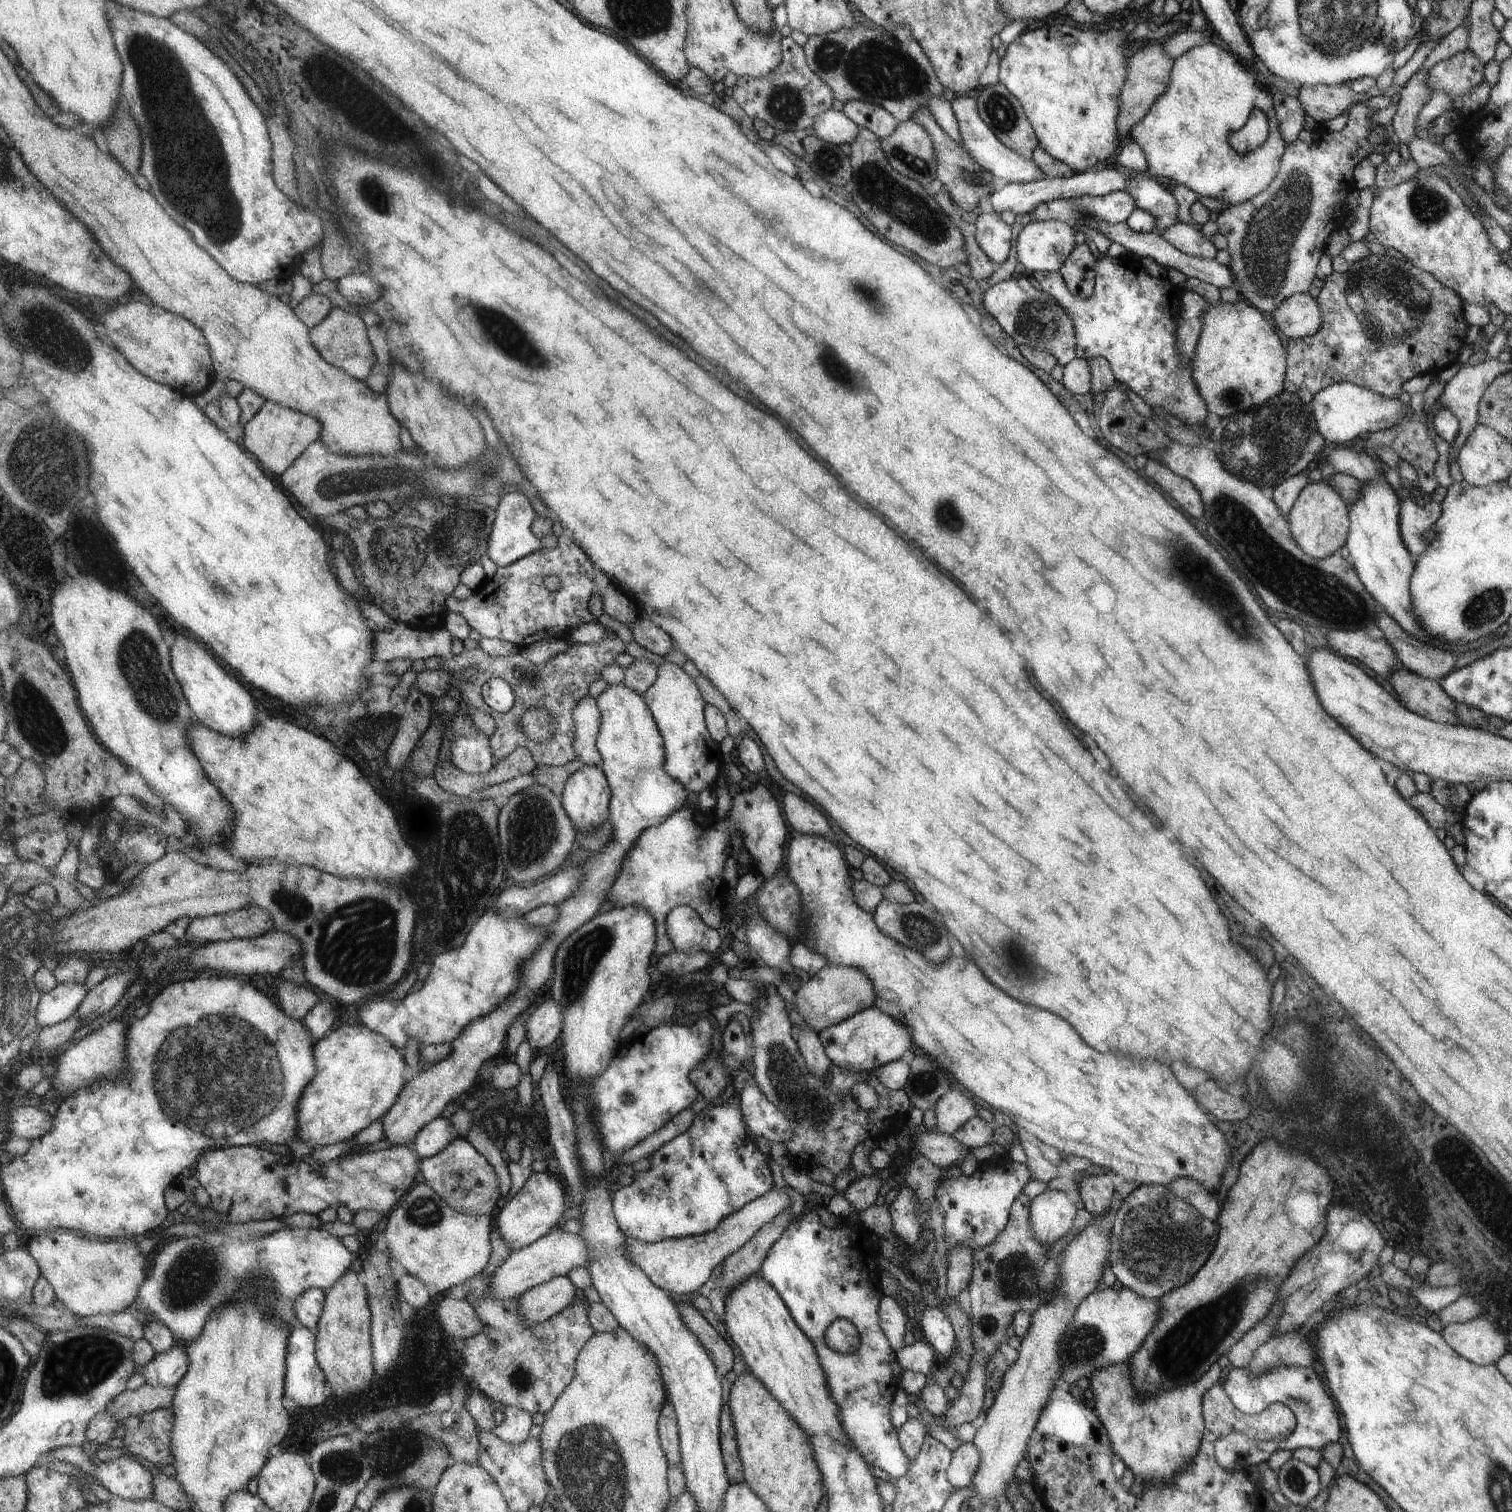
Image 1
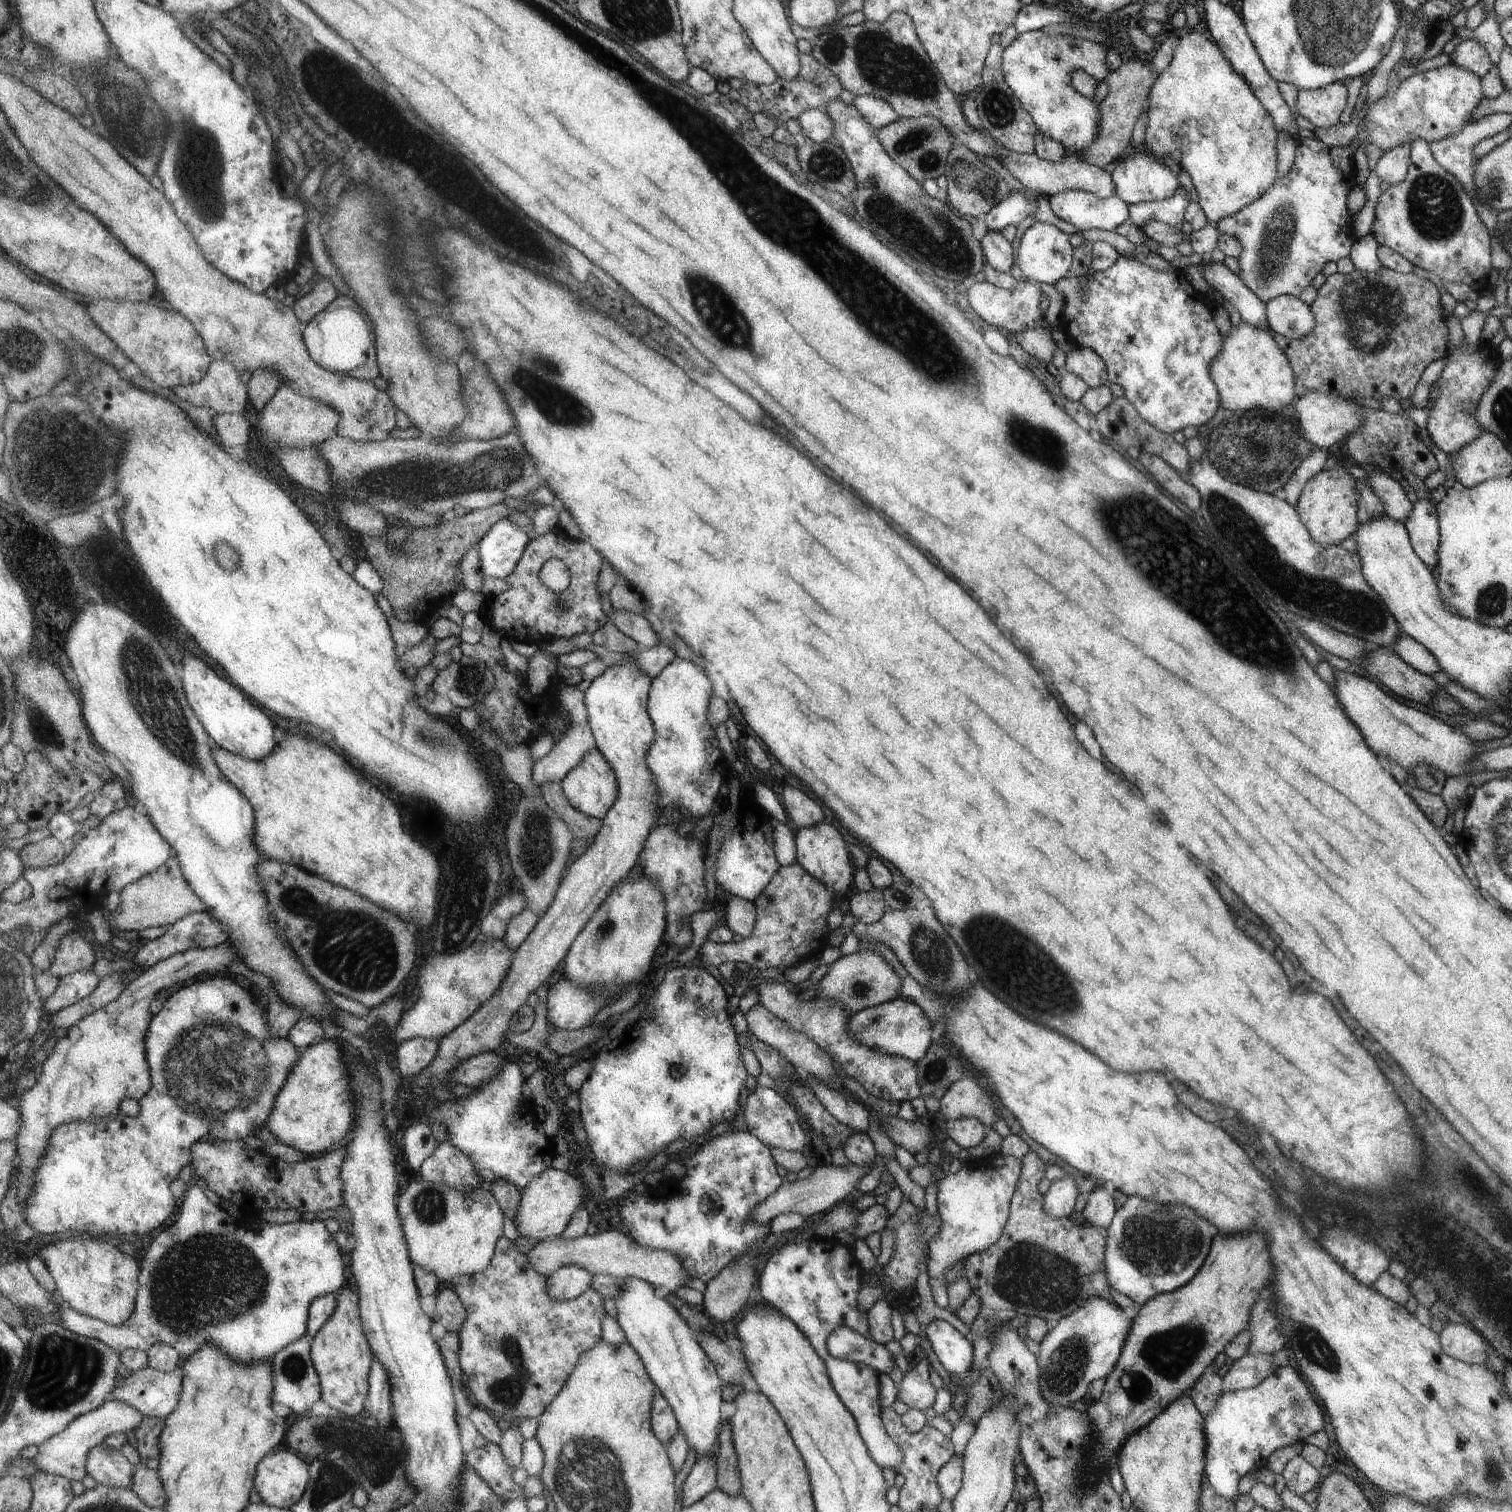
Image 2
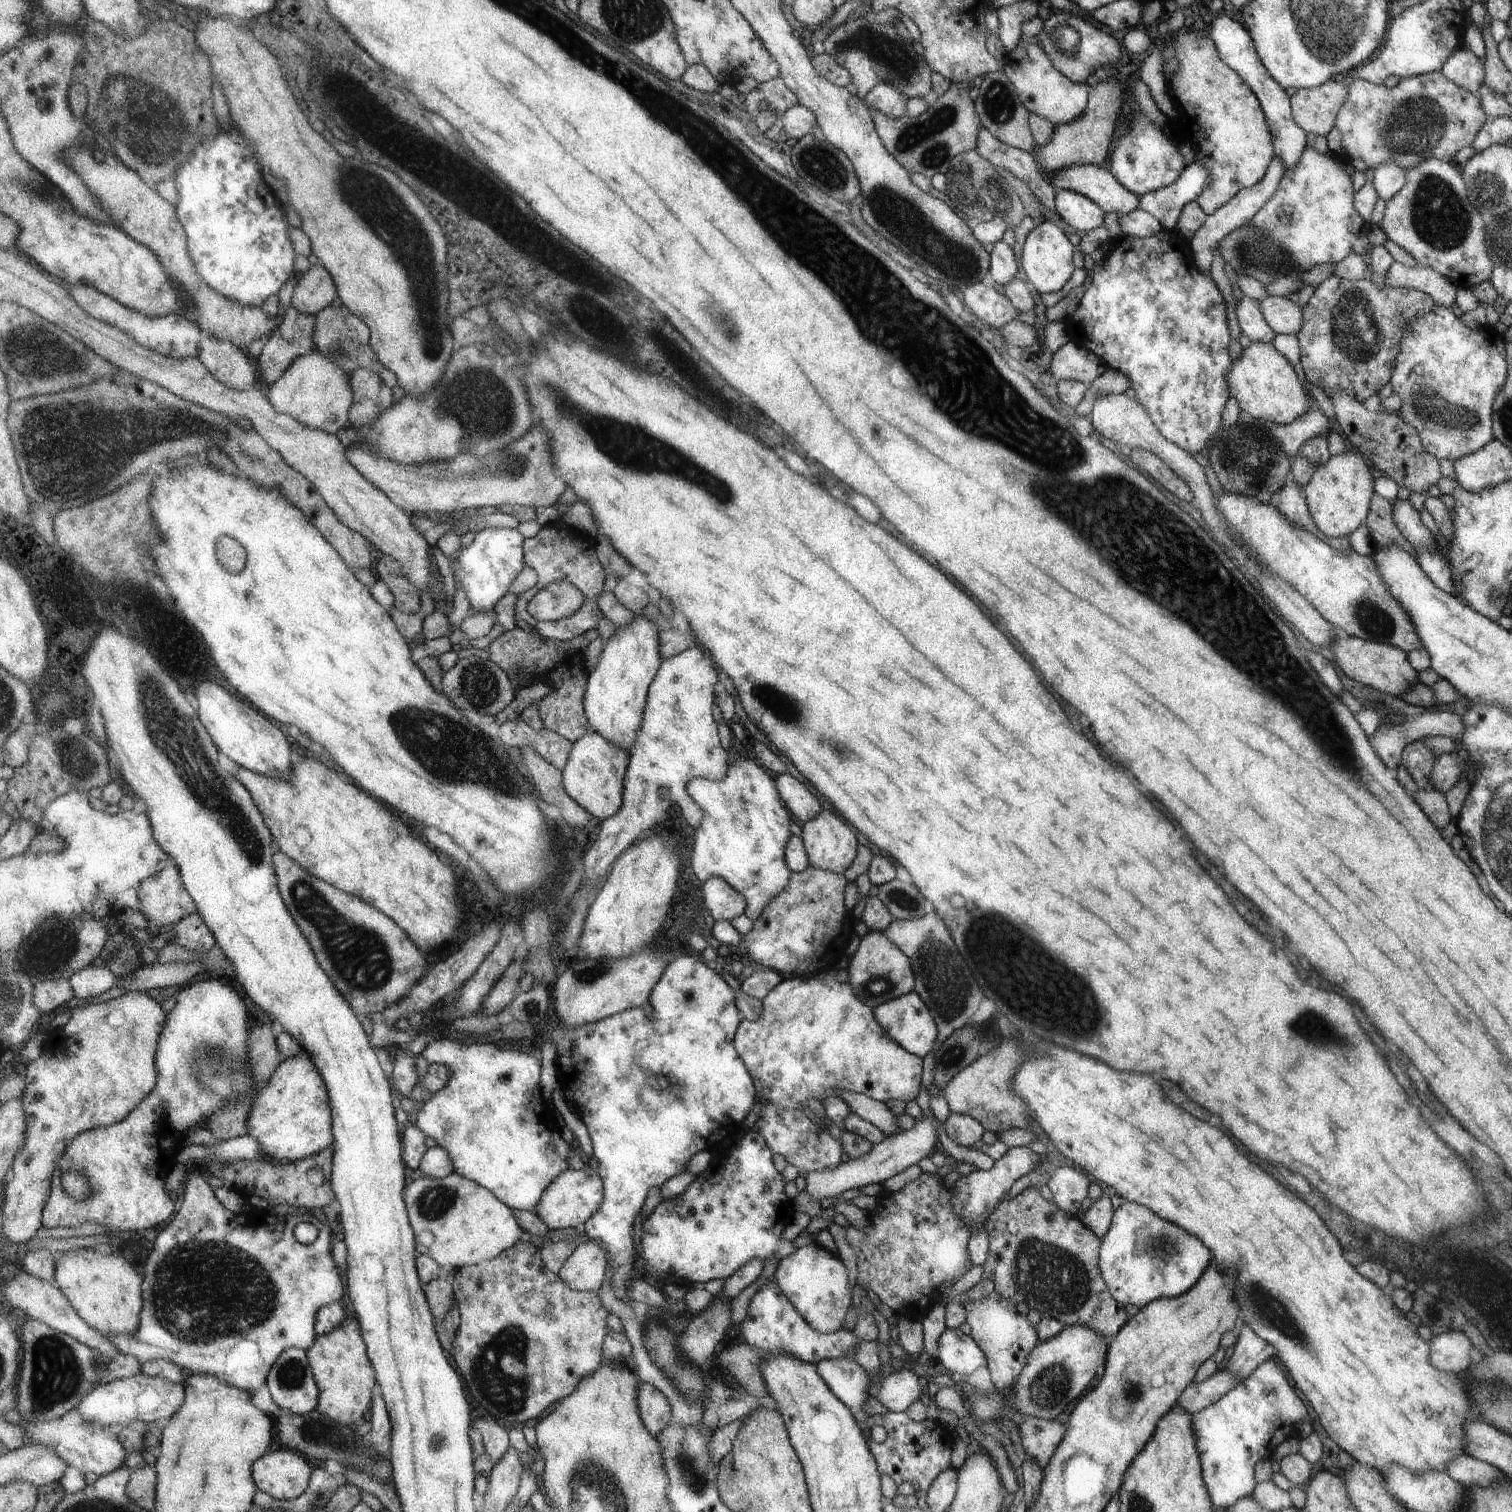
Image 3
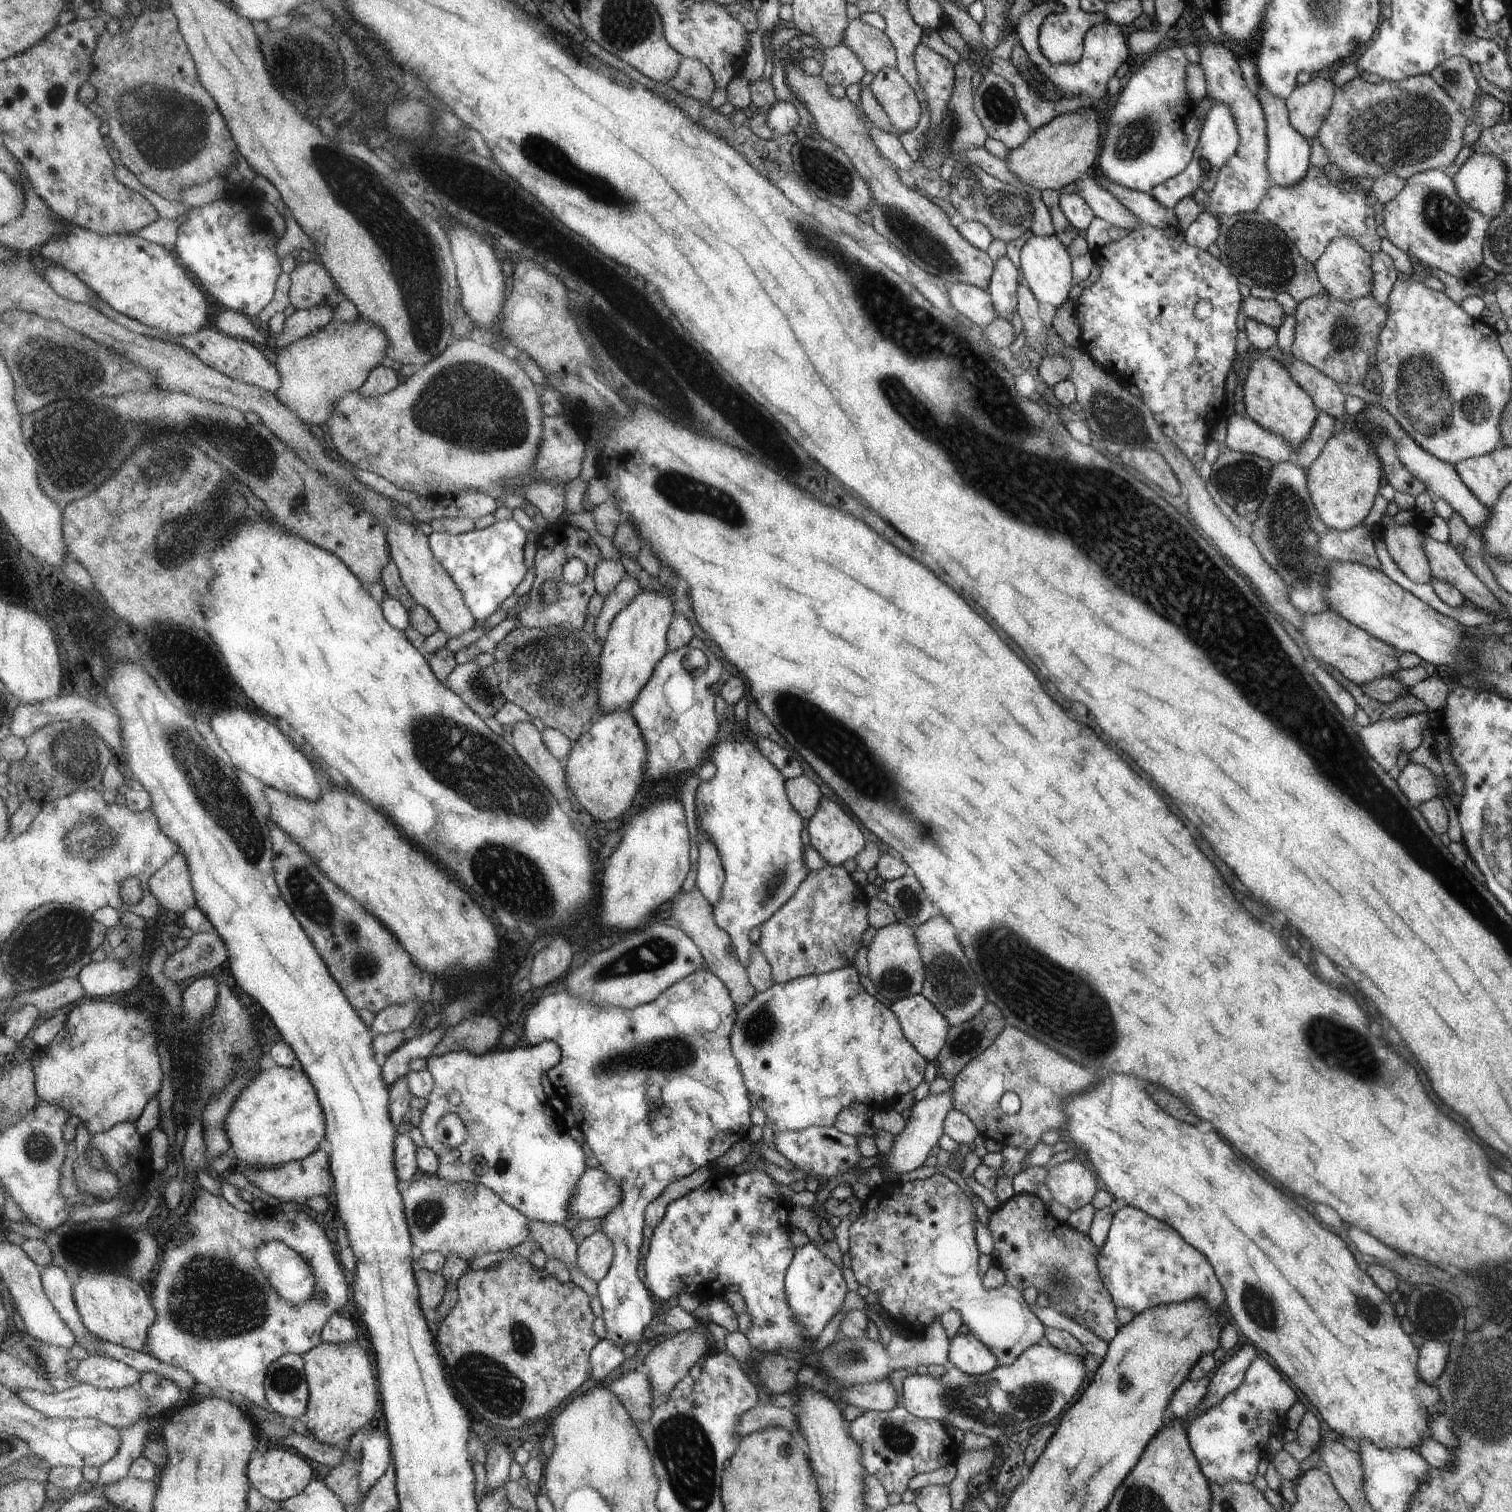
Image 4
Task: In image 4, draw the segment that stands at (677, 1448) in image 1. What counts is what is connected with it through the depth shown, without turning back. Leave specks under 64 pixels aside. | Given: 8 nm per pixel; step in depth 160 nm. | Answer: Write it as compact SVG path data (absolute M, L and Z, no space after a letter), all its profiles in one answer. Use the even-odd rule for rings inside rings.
M629 1371L623 1375L616 1373L609 1381L609 1388L619 1395L623 1404L627 1407L630 1415L634 1418L636 1422L646 1423L654 1413L651 1410L651 1404L653 1404L654 1388L650 1382L650 1378L637 1371Z

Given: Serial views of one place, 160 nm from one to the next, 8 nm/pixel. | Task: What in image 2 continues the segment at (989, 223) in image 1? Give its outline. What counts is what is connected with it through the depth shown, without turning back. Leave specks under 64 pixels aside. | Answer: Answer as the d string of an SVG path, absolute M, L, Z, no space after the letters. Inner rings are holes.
M986 230L980 242L985 264L995 270L1009 272L1013 262L1013 246L1001 235L1001 231Z

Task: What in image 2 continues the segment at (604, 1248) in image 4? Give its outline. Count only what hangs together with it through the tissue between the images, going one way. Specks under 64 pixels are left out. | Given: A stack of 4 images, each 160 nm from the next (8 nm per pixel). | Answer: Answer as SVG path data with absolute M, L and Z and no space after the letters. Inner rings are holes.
M563 1266L549 1277L549 1288L551 1298L557 1302L563 1300L574 1300L592 1289L595 1274L591 1270L581 1268L581 1266Z

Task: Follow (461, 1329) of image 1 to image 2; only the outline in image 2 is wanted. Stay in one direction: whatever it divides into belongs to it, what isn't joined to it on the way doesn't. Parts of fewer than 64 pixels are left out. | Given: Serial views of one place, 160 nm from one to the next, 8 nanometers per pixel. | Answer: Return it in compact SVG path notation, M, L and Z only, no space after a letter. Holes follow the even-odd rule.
M451 1288L441 1290L436 1300L434 1322L445 1327L446 1331L460 1332L467 1320L467 1310L456 1290Z

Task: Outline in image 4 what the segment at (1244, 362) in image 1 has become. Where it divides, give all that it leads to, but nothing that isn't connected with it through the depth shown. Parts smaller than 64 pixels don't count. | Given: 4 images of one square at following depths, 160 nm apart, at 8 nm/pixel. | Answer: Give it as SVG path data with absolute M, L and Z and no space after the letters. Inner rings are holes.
M1269 357L1251 359L1248 367L1242 386L1244 414L1265 430L1281 435L1295 453L1296 448L1304 443L1311 426L1317 420L1319 410L1314 405L1313 399L1299 386L1299 383L1292 379L1288 370L1275 359Z

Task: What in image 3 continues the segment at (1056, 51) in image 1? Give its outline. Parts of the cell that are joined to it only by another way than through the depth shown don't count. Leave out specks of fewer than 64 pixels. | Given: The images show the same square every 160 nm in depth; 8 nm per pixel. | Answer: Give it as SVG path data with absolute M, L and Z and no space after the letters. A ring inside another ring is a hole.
M1021 35L1015 48L1006 53L999 69L1010 79L1022 105L1029 112L1048 120L1053 126L1073 122L1085 110L1089 95L1088 85L1074 83L1063 76L1042 51L1036 36Z

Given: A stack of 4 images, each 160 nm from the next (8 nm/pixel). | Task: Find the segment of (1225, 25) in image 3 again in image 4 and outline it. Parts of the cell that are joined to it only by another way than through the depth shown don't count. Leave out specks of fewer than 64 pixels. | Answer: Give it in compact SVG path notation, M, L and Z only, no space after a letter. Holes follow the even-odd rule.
M1261 80L1261 85L1258 86L1255 96L1262 105L1262 111L1265 115L1266 121L1266 137L1268 138L1268 156L1266 158L1266 166L1268 174L1270 175L1271 184L1288 186L1291 188L1296 182L1299 182L1303 177L1306 176L1306 170L1309 169L1307 164L1307 158L1309 158L1309 144L1299 131L1296 131L1293 126L1289 126L1287 120L1287 109L1285 108L1285 100L1280 99L1277 95L1271 94L1264 86Z

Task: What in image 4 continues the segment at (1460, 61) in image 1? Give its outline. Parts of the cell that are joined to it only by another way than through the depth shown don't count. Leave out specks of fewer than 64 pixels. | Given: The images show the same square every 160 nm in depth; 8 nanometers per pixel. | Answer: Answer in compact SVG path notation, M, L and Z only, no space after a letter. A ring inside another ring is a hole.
M1415 75L1401 81L1387 81L1381 84L1367 83L1355 76L1335 90L1334 104L1330 106L1327 118L1322 122L1315 137L1328 156L1328 162L1345 172L1350 182L1357 176L1369 178L1382 174L1398 176L1405 180L1415 173L1427 169L1445 169L1453 163L1457 152L1464 146L1461 136L1467 124L1467 116L1431 75Z

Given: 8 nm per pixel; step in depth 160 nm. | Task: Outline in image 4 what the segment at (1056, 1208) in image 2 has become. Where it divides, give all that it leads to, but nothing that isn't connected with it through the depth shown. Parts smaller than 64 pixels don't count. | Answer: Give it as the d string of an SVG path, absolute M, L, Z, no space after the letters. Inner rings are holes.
M1079 1158L1051 1168L1045 1178L1045 1184L1052 1200L1059 1202L1070 1212L1090 1203L1091 1196L1097 1190L1093 1174L1079 1164Z

